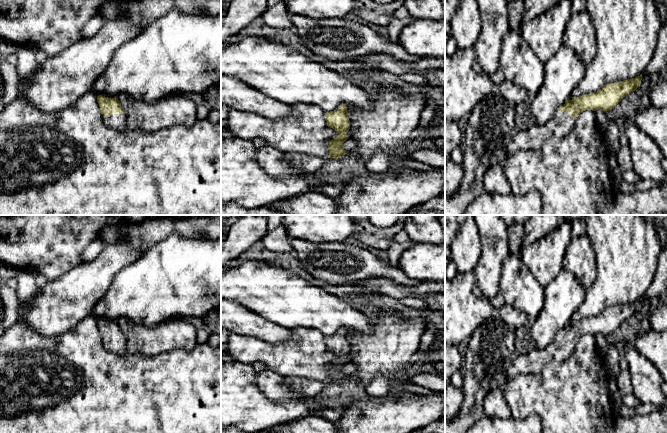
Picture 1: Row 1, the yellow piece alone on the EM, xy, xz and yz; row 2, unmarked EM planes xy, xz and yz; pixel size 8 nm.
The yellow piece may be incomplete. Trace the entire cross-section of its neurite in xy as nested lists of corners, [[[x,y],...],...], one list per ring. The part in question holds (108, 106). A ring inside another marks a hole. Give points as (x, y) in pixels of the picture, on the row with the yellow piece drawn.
[[[102,95],[97,96],[97,101],[102,112],[104,124],[117,131],[126,129],[124,109],[118,98],[108,98]]]

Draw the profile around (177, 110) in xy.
[[[183,95],[164,97],[154,103],[118,97],[126,119],[126,129],[154,133],[174,126],[191,127],[197,121],[197,102]]]

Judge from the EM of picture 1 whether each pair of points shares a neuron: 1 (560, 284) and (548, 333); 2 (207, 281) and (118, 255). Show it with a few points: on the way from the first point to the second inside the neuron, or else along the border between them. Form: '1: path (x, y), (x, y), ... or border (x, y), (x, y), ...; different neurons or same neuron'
1: path (560, 296), (558, 310), (550, 321); same neuron
2: border (141, 256), (117, 273); different neurons

